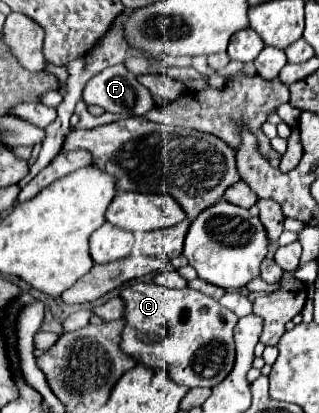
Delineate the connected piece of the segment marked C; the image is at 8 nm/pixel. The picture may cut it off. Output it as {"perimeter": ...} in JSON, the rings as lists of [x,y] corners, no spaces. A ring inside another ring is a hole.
{"perimeter":[[[135,283],[121,293],[127,325],[121,333],[121,349],[141,365],[163,369],[169,377],[193,387],[215,387],[235,365],[233,329],[239,317],[215,299],[195,289],[167,289],[155,283]],[[199,353],[199,357],[197,357]]]}

